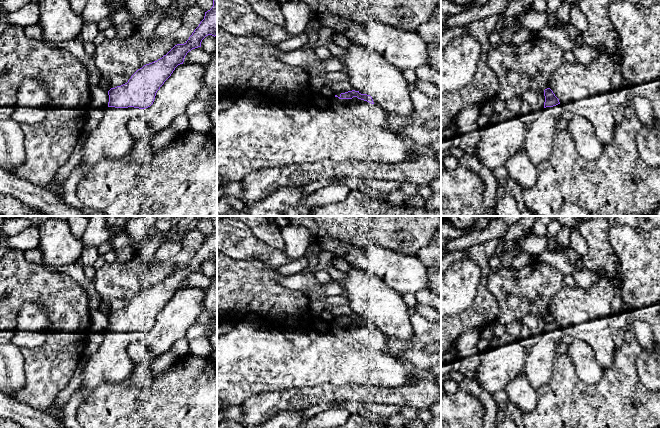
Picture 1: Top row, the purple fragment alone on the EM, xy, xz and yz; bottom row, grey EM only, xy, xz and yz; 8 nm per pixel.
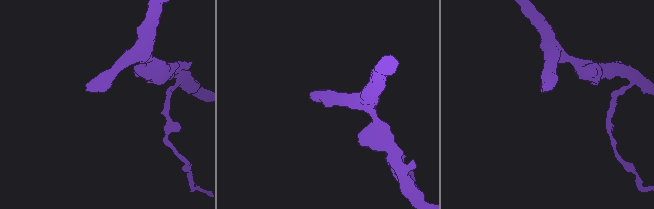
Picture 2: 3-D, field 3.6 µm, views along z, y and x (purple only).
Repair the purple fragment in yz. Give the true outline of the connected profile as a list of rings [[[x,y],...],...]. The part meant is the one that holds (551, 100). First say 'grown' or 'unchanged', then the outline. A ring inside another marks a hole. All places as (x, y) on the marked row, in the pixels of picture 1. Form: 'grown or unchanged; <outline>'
grown; [[[550,88],[544,90],[544,96],[544,107],[535,114],[522,146],[536,168],[550,157],[558,131],[556,122],[563,112],[562,104]]]

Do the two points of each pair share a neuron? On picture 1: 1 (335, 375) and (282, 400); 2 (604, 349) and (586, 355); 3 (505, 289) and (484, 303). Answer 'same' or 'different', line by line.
1: different
2: different
3: different

